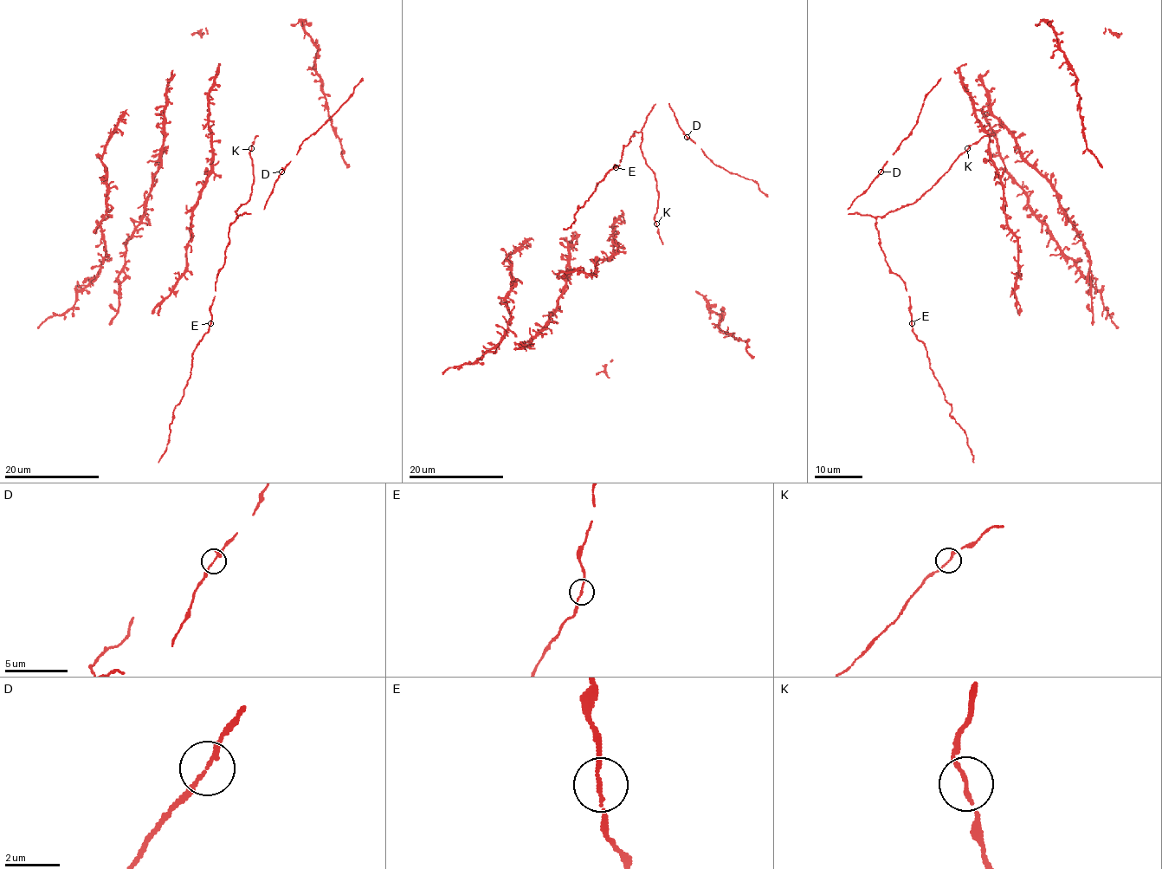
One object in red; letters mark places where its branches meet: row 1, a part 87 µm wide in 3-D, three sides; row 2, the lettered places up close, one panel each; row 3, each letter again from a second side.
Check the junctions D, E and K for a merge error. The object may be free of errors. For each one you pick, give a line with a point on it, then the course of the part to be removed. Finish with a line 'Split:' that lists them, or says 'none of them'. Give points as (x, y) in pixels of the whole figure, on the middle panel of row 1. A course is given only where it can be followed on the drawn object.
Split: none of them

